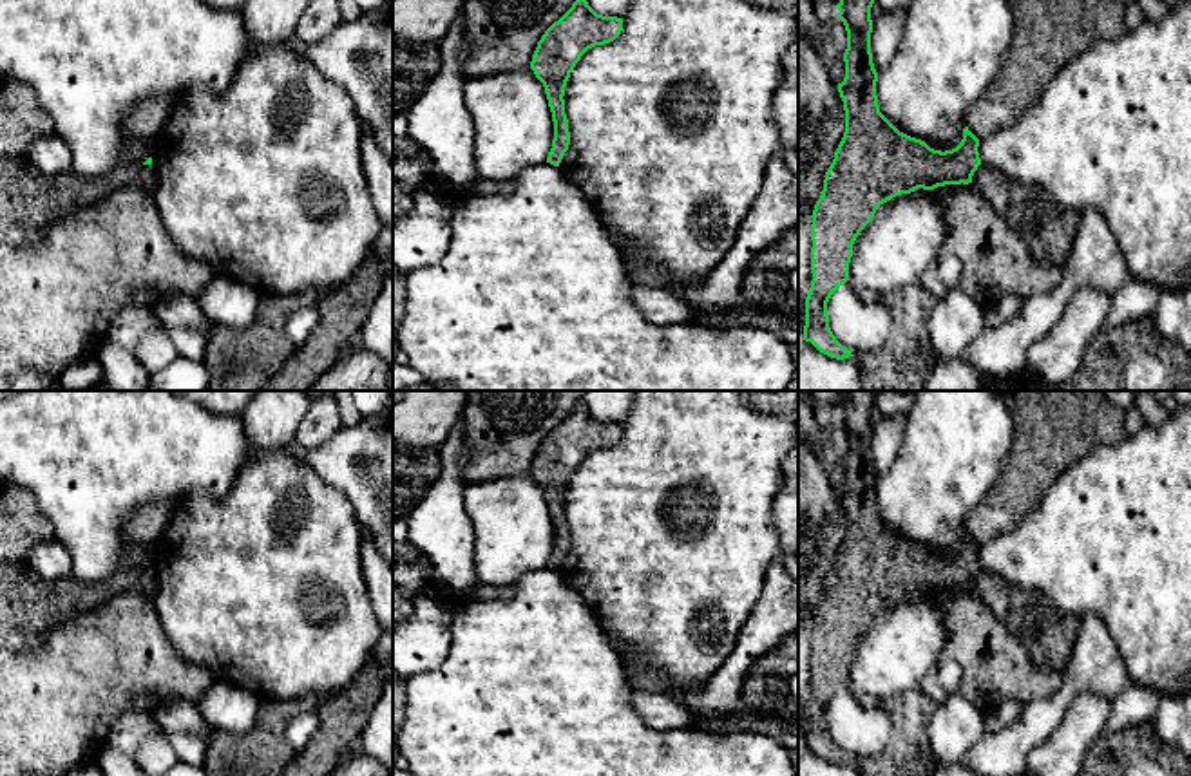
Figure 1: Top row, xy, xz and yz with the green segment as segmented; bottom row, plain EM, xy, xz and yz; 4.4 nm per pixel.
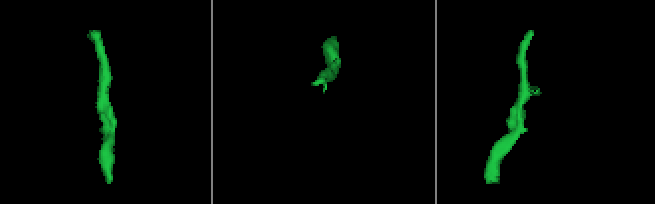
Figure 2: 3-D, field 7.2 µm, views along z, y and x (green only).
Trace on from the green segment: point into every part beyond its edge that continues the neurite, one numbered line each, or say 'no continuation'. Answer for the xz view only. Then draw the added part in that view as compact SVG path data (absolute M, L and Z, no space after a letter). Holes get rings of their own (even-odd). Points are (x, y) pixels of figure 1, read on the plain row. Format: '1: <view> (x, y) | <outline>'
no continuation

